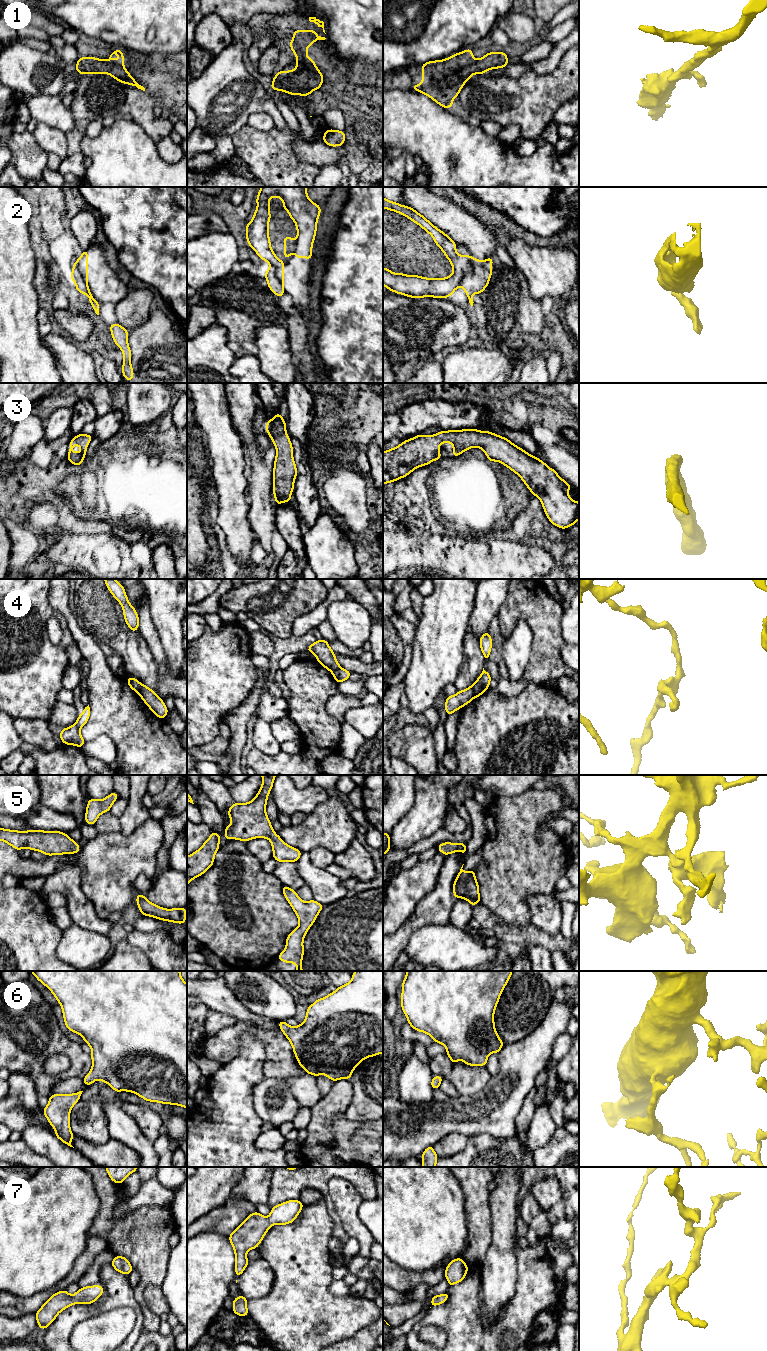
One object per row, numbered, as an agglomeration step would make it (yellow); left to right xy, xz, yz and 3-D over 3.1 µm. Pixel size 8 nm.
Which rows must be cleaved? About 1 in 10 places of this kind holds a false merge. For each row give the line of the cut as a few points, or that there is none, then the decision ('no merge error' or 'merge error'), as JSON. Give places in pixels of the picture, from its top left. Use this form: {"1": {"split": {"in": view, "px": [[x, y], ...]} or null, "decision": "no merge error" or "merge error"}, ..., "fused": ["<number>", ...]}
{"1": {"split": null, "decision": "no merge error"}, "2": {"split": {"in": "yz", "px": [[471, 256], [472, 270], [465, 275], [460, 285]]}, "decision": "merge error"}, "3": {"split": null, "decision": "no merge error"}, "4": {"split": {"in": "yz", "px": [[474, 684], [473, 697]]}, "decision": "merge error"}, "5": {"split": null, "decision": "no merge error"}, "6": {"split": null, "decision": "no merge error"}, "7": {"split": null, "decision": "no merge error"}, "fused": ["2", "4"]}

